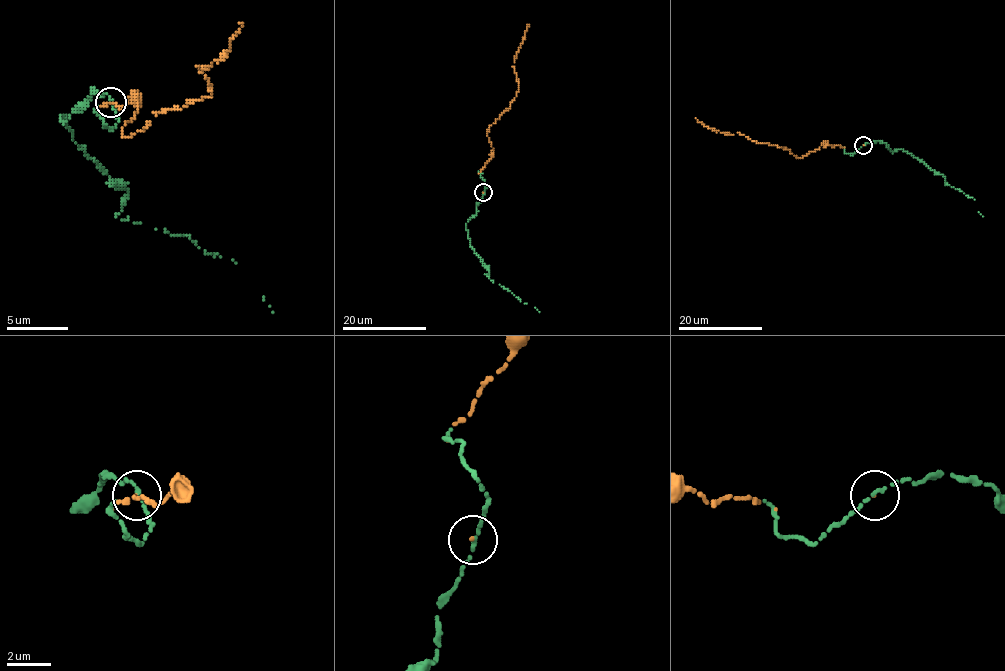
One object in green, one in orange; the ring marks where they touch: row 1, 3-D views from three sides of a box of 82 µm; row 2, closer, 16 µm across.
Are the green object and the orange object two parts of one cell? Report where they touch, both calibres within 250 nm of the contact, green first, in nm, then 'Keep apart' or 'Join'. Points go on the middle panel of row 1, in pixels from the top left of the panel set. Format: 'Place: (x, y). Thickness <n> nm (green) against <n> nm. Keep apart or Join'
Place: (483, 192). Thickness 200 nm (green) against 90 nm. Join

